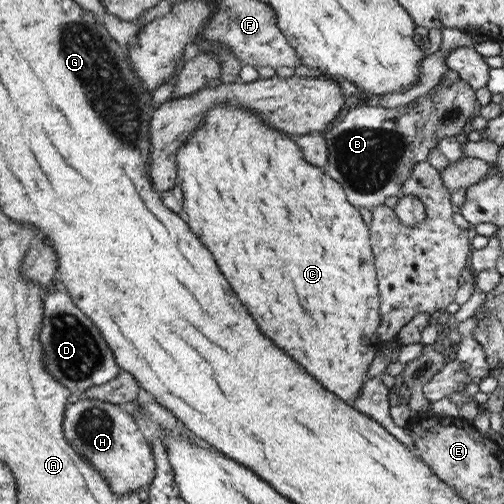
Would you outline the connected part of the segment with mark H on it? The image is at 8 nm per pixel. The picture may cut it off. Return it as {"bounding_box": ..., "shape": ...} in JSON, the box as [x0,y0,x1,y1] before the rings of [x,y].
{"bounding_box":[62,398,156,495],"shape":[[[80,398],[67,405],[62,425],[74,450],[100,471],[100,475],[106,479],[116,495],[126,495],[150,486],[150,481],[156,475],[152,448],[146,442],[134,417],[119,404]]]}

